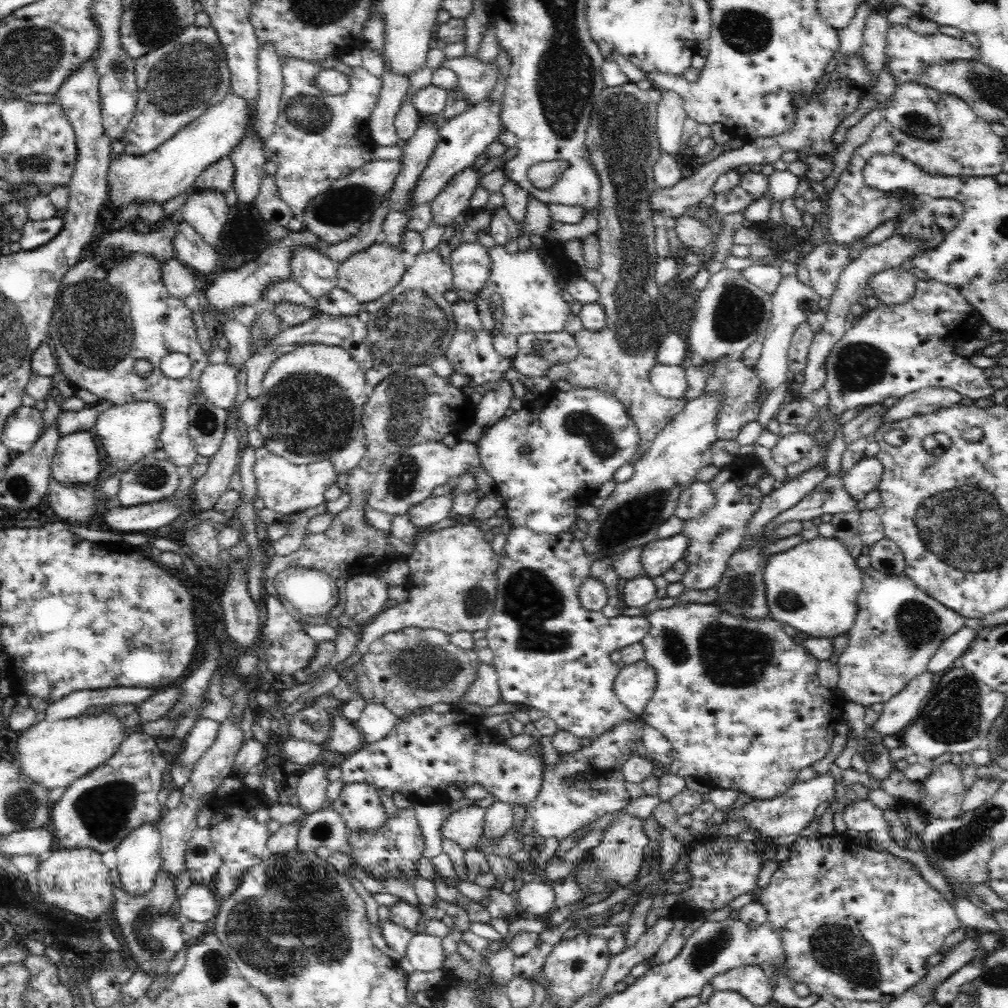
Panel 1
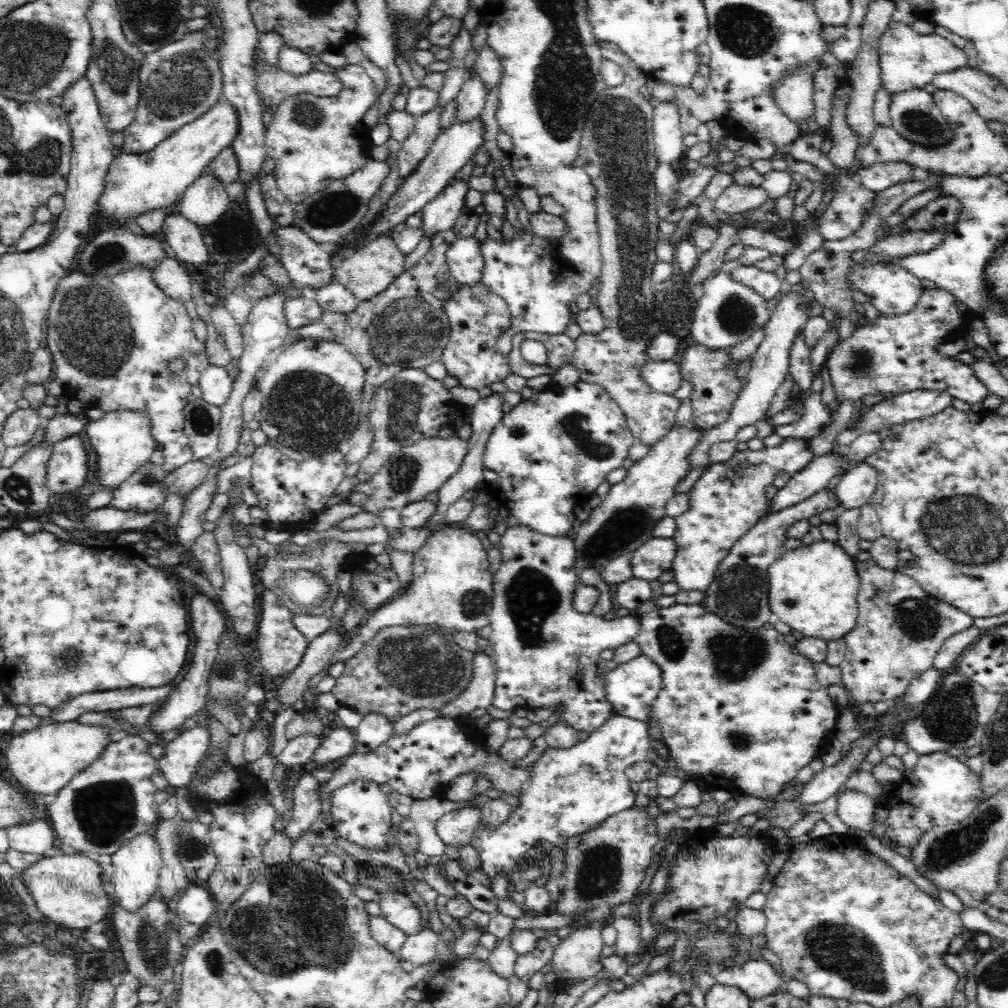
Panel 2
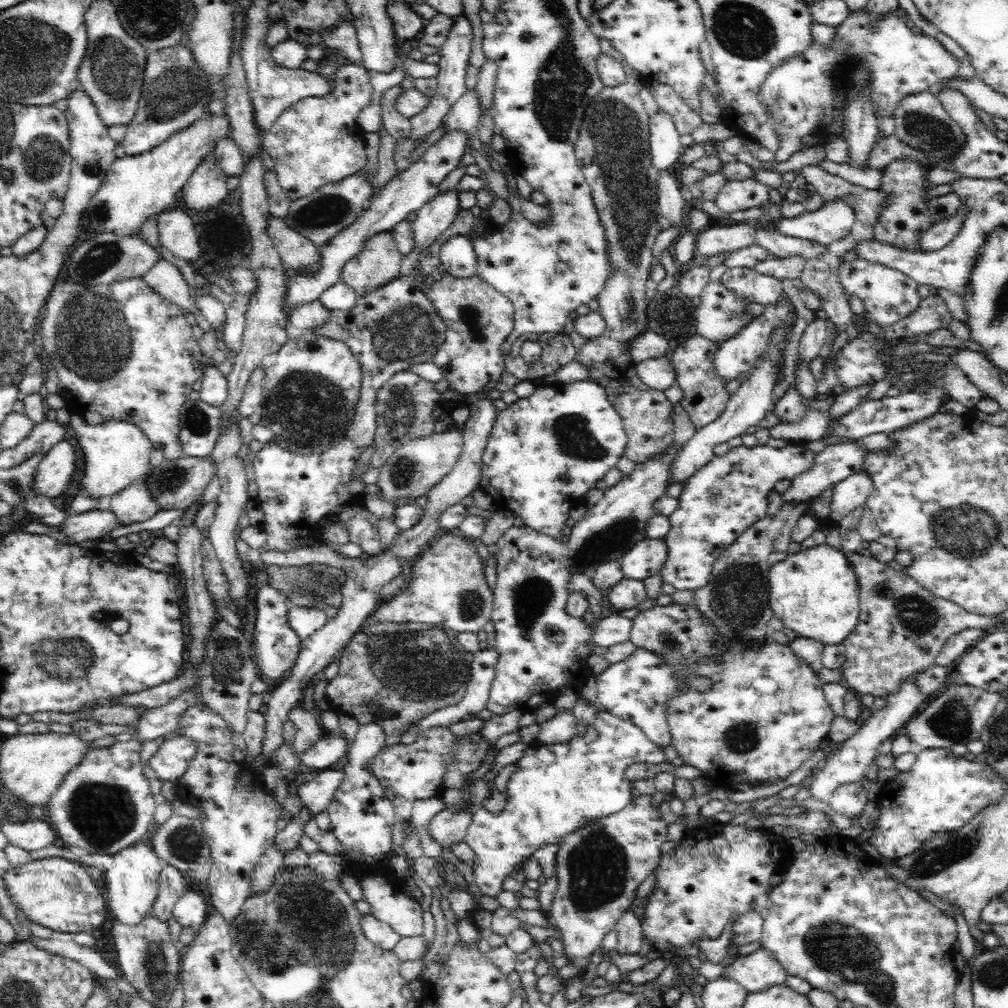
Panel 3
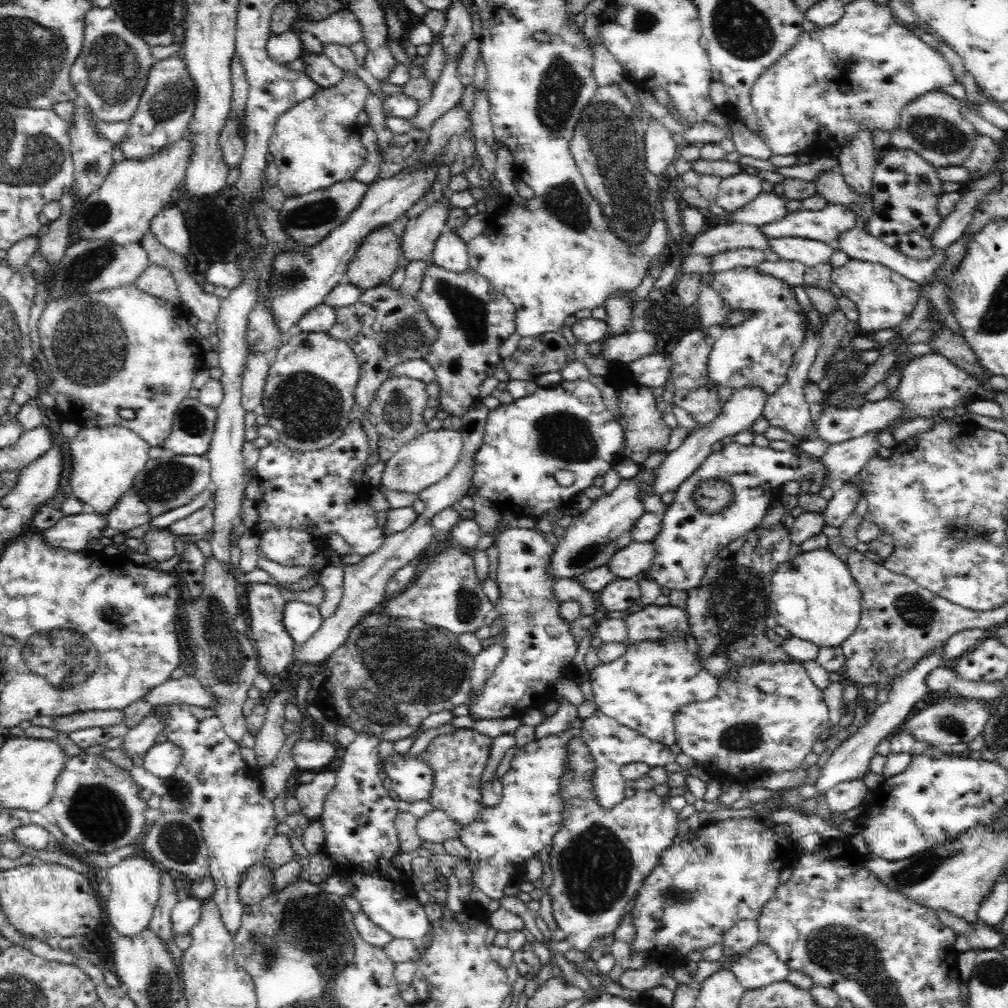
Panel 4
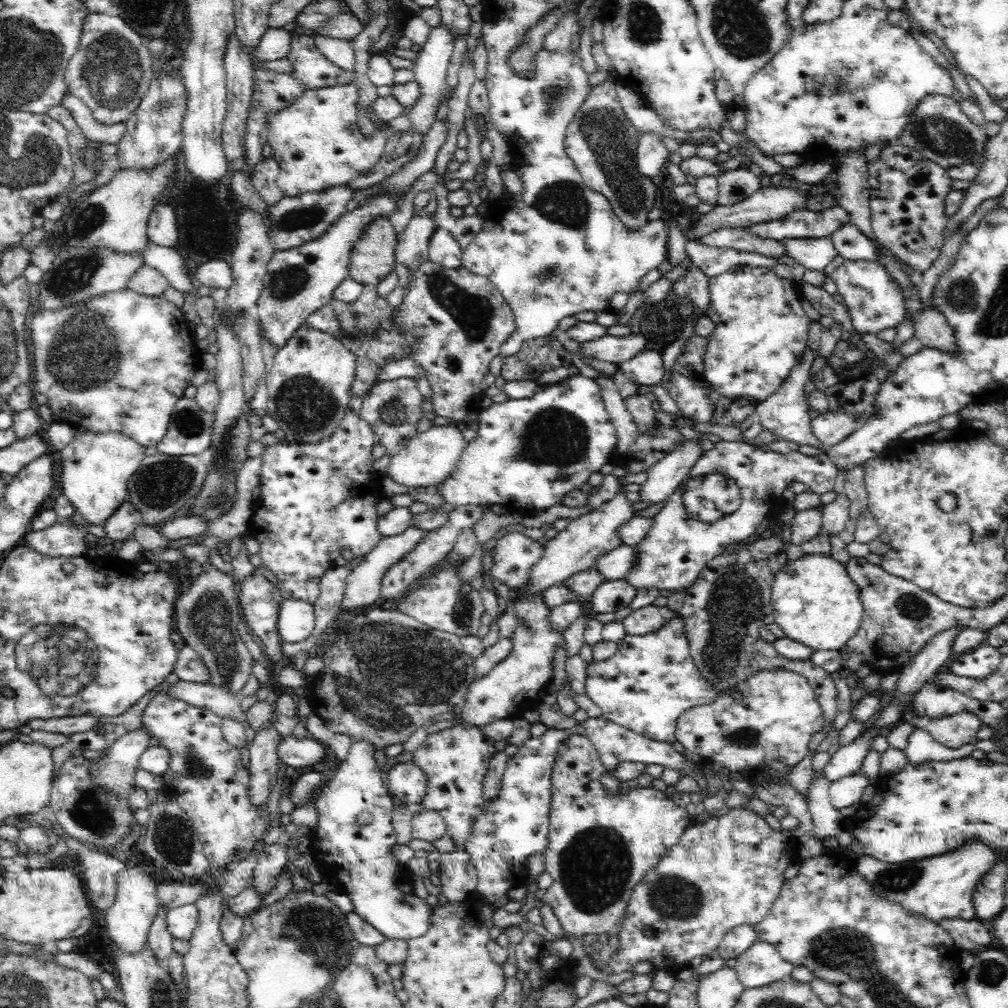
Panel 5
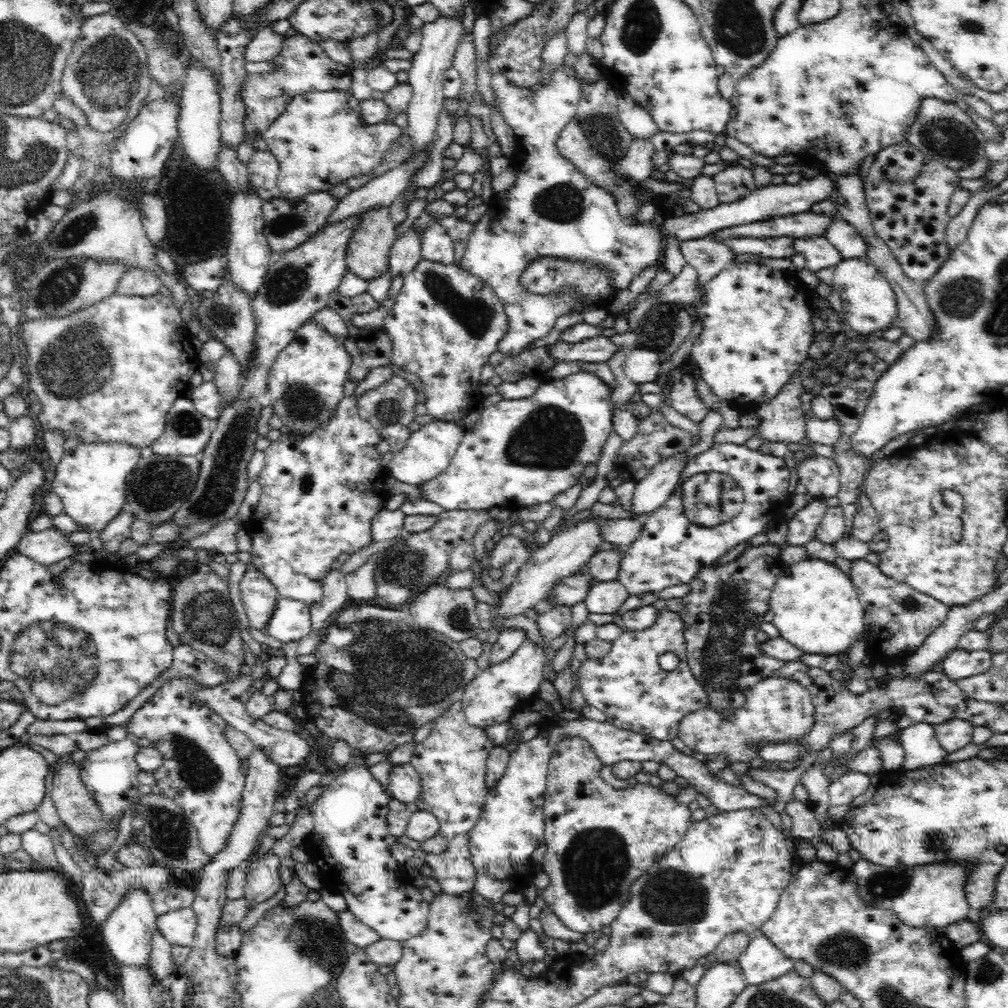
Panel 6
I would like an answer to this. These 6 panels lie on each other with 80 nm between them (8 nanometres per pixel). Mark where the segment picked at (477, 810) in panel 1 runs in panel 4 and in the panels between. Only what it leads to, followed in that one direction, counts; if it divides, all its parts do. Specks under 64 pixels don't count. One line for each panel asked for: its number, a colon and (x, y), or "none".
2: (456, 829)
3: (447, 829)
4: (436, 827)

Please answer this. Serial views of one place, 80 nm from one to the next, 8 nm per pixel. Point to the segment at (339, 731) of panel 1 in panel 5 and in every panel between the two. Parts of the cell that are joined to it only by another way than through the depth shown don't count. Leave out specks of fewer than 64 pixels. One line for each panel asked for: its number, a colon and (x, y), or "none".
2: (338, 742)
3: (327, 750)
4: (308, 755)
5: (295, 752)

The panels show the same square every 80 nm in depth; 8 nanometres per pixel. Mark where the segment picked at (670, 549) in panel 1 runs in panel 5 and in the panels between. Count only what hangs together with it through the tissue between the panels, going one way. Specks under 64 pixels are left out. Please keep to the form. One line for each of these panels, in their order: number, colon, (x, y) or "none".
2: (648, 561)
3: (644, 558)
4: (629, 562)
5: (612, 565)

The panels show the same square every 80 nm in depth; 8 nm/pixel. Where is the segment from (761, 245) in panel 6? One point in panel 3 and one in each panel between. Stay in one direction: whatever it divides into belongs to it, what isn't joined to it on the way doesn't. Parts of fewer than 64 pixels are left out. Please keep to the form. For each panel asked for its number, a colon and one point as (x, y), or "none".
3: (717, 239)
4: (730, 236)
5: (737, 238)

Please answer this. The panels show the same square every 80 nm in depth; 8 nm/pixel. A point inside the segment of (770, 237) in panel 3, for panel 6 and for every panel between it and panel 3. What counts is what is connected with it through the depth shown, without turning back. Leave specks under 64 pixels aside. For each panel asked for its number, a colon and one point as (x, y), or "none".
4: (810, 253)
5: (814, 254)
6: (819, 253)

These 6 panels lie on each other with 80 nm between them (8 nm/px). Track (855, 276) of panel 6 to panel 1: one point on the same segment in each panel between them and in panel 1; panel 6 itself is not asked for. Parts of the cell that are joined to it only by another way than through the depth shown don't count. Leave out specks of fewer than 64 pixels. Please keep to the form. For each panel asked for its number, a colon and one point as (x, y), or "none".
1: (896, 286)
2: (891, 289)
3: (888, 296)
4: (883, 298)
5: (873, 302)

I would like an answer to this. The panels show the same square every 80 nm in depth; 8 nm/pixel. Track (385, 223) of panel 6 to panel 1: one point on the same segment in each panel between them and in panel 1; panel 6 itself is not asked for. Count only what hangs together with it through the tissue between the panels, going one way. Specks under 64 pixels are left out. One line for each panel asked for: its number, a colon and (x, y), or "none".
1: (374, 271)
2: (368, 271)
3: (378, 262)
4: (376, 259)
5: (372, 257)

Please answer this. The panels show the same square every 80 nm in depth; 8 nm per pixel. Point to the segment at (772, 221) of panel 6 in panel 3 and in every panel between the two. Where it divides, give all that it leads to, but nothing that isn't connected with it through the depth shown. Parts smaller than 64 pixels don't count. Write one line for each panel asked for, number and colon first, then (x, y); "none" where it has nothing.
3: (832, 222)
4: (825, 225)
5: (802, 223)

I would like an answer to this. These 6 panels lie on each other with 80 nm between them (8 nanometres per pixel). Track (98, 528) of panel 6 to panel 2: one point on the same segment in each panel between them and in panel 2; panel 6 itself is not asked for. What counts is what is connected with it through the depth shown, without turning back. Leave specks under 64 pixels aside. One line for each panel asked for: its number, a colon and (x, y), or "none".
2: (122, 441)
3: (115, 454)
4: (103, 461)
5: (95, 468)

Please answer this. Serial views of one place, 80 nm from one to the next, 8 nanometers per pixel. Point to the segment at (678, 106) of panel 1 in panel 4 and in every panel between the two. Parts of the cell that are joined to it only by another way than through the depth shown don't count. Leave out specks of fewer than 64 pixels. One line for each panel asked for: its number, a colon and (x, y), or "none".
2: (668, 146)
3: (665, 148)
4: (659, 148)

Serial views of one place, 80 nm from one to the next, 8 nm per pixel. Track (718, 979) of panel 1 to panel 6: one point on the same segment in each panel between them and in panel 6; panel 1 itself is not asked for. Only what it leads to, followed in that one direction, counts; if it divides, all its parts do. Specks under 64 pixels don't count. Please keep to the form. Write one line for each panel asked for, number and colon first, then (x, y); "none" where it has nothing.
2: (756, 978)
3: (759, 970)
4: (759, 966)
5: (761, 964)
6: (761, 961)

